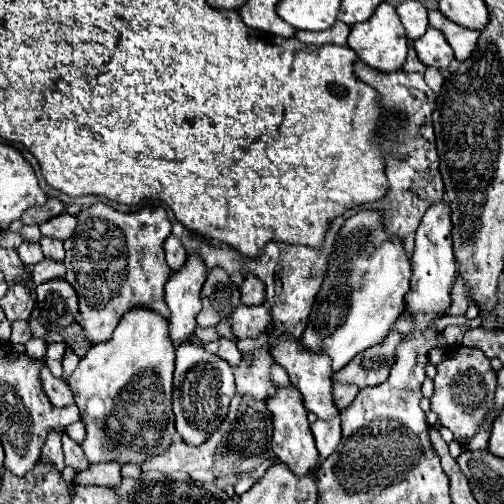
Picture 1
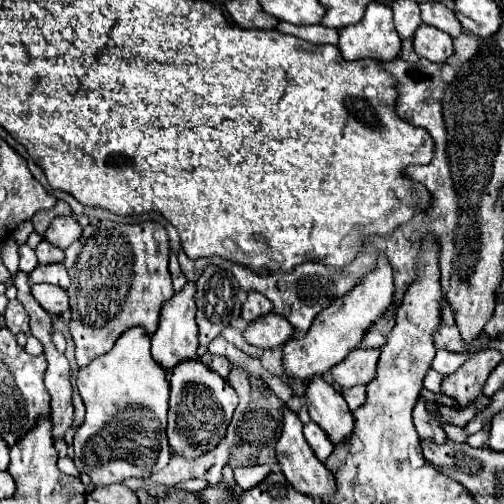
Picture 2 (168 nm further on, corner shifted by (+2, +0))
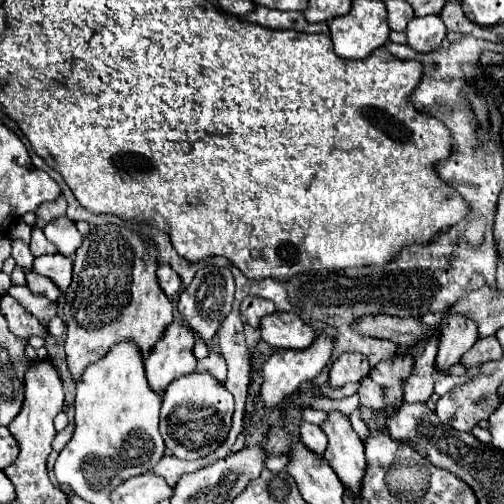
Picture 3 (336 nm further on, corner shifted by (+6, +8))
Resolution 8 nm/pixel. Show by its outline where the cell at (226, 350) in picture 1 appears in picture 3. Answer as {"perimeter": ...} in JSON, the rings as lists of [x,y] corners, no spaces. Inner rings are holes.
{"perimeter":[[[209,352],[209,356],[205,360],[199,360],[197,364],[197,372],[207,372],[211,374],[213,378],[217,378],[219,382],[225,382],[225,376],[227,376],[227,364],[223,360],[223,356],[219,356],[217,352]]]}

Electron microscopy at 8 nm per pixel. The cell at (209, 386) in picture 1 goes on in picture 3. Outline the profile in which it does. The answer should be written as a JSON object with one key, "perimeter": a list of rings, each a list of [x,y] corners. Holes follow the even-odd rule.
{"perimeter":[[[195,372],[193,376],[181,376],[163,396],[161,406],[161,436],[167,450],[181,460],[199,460],[215,452],[227,438],[233,416],[233,396],[231,392],[213,376]]]}

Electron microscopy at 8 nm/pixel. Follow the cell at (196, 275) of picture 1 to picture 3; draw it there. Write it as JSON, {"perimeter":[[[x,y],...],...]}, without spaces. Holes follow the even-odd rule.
{"perimeter":[[[173,320],[163,336],[157,342],[157,348],[145,360],[147,382],[159,396],[165,394],[167,386],[187,374],[195,372],[197,358],[193,356],[195,336],[181,324],[181,320]]]}

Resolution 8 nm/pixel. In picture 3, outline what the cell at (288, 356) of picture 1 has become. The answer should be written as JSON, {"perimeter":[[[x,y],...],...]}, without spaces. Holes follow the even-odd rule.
{"perimeter":[[[329,412],[327,422],[321,426],[329,438],[323,458],[343,482],[347,494],[357,498],[361,494],[361,480],[365,476],[365,446],[351,428],[349,418],[339,412]]]}

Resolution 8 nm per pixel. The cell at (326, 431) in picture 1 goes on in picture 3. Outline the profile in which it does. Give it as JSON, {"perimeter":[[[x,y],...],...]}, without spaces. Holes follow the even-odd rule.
{"perimeter":[[[309,422],[301,424],[301,442],[315,454],[323,454],[325,448],[327,448],[325,432],[319,426],[309,424]]]}

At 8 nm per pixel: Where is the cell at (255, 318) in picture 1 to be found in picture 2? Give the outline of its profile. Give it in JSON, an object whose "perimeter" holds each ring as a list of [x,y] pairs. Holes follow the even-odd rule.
{"perimeter":[[[265,314],[247,326],[243,336],[249,344],[265,350],[265,348],[275,348],[285,344],[295,336],[295,330],[283,316]]]}

